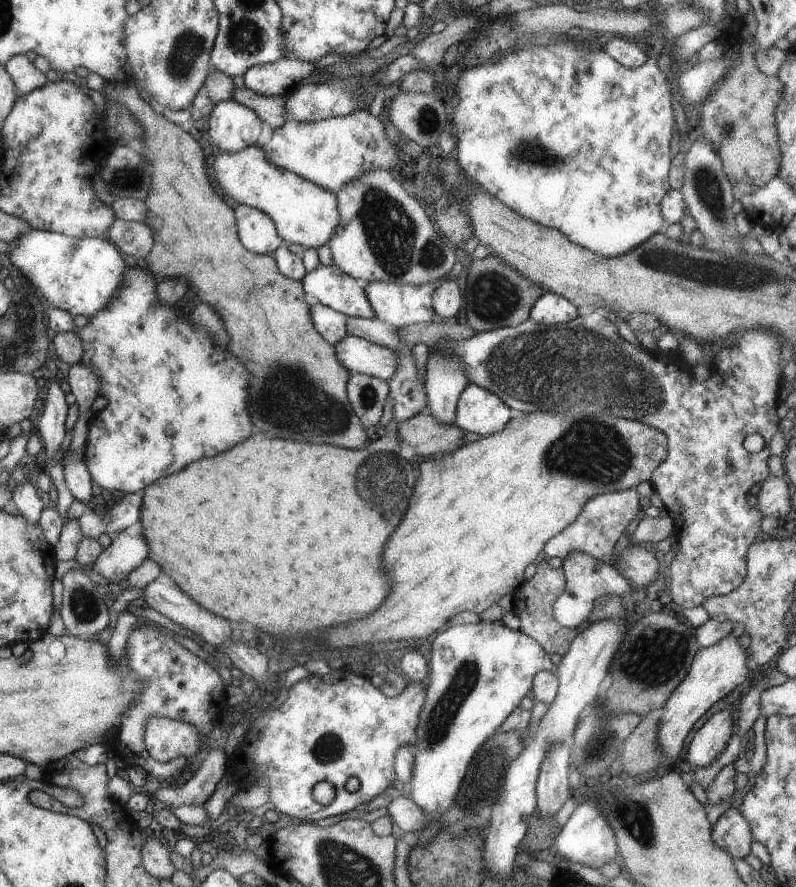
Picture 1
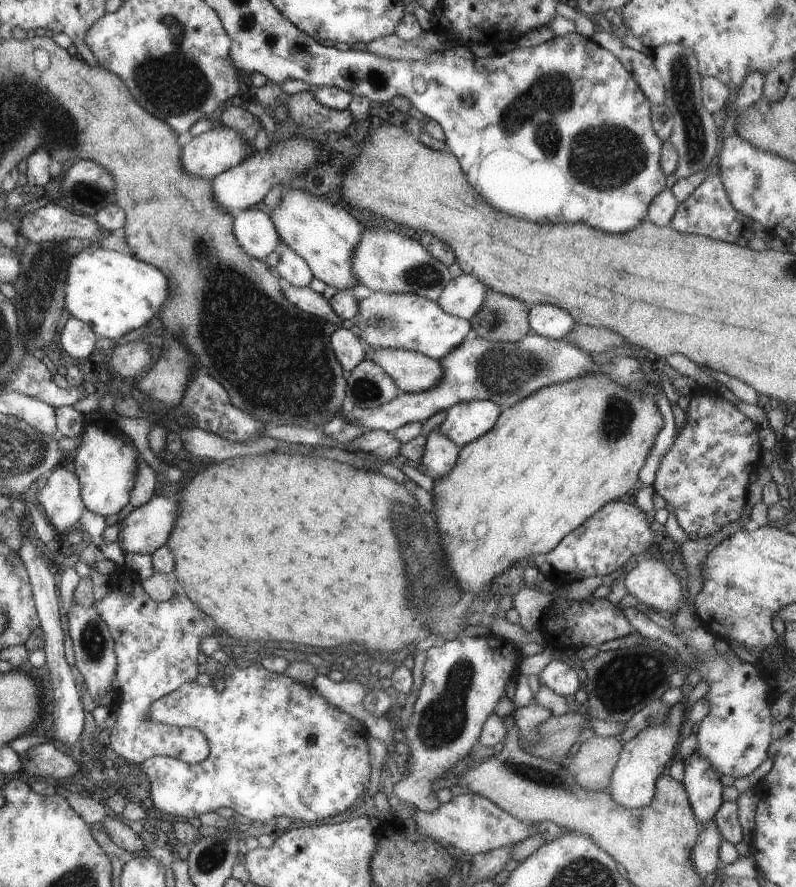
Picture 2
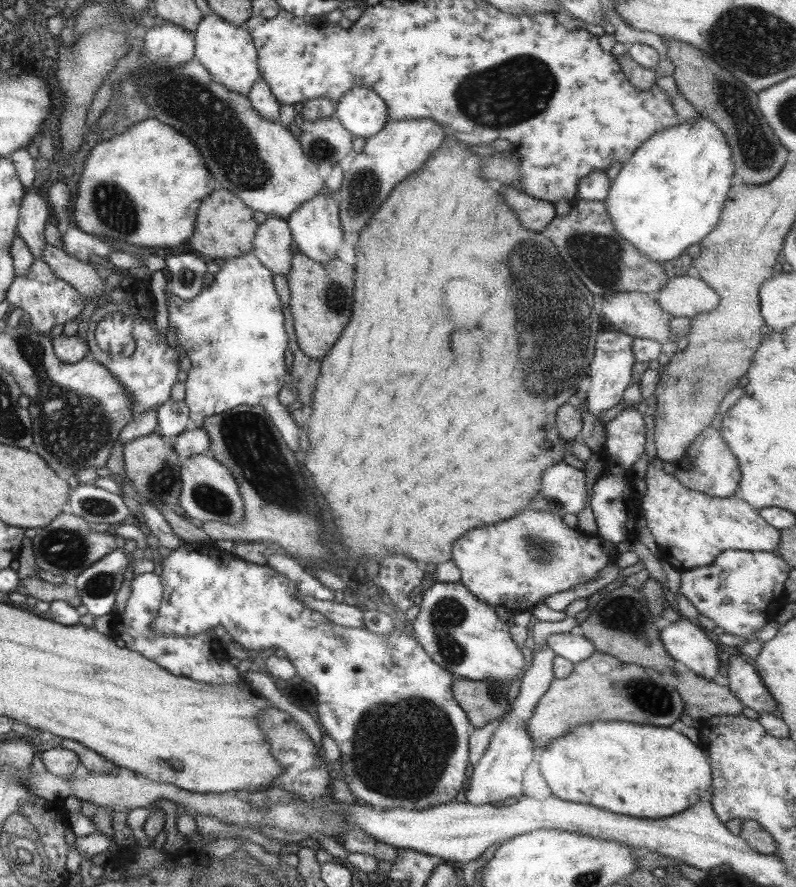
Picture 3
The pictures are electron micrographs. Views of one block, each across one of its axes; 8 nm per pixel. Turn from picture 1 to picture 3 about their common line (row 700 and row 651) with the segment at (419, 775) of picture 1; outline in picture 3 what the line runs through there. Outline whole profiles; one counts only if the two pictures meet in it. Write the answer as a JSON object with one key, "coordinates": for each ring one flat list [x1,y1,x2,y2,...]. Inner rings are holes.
{"coordinates":[[435,582,419,595,419,610,415,618,407,623,407,629,413,635,427,657,440,668,449,672,453,679,480,681,495,679,511,683,519,678,525,670,525,662,521,651,509,636,505,619,495,615,493,606,483,601,477,601,459,582]]}

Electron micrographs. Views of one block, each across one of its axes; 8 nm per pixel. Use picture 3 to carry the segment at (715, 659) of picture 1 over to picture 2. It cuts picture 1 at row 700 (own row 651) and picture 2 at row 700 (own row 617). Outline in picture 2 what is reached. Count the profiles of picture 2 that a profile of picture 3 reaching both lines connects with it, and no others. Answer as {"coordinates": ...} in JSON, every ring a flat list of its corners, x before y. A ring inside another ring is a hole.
{"coordinates":[[679,700,669,706,669,714,665,716,665,720,661,724,655,724,655,726,649,724,637,732,631,740,622,743,619,758,611,772,611,782,607,788,609,796,615,804,631,810,631,808,643,808,651,802,653,790,655,790,655,780,666,771,667,762,673,753,677,752,679,728,685,720,689,707,683,700]]}

